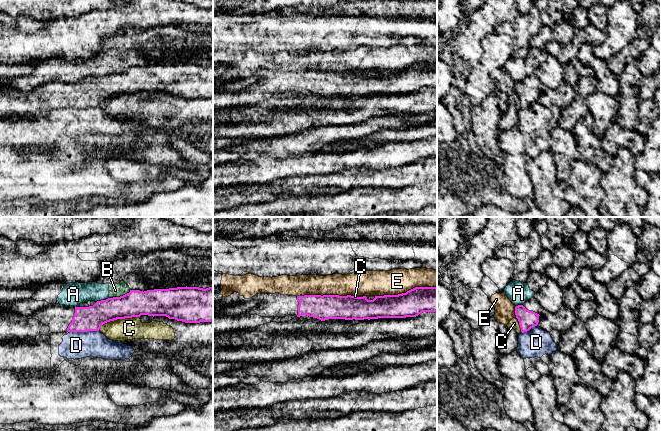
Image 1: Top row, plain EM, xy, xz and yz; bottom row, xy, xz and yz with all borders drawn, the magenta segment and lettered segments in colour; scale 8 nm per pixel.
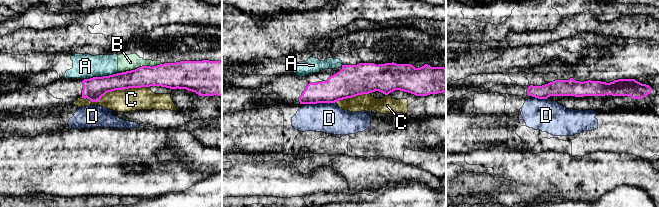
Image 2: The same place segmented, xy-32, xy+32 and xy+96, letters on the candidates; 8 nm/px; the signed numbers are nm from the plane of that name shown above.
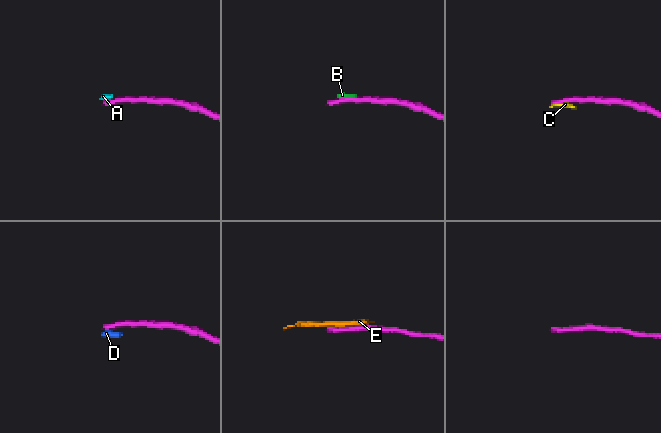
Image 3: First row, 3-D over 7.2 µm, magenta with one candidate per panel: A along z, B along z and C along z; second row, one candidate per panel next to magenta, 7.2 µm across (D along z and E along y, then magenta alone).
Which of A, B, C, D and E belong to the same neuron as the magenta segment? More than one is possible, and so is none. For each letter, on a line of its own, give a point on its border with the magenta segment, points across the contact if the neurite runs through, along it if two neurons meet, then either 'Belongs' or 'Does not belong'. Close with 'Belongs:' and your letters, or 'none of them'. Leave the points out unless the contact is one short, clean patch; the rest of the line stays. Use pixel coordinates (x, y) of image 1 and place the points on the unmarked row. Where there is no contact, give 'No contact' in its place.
A: Touches magenta at xy (102, 76). Boundary: xy (108, 73), (96, 78). Does not belong
B: Touches magenta at xy (120, 72). Does not belong
C: Touches magenta at xy (118, 94). Does not belong
D: Touches magenta at xy (83, 107). Boundary: xy (98, 106), (69, 108). Does not belong
E: Touches magenta at xz (406, 68). Does not belong
Belongs: none of them

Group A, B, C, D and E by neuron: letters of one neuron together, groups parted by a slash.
A B / C / D / E

